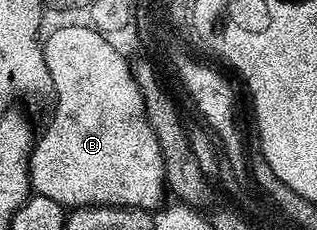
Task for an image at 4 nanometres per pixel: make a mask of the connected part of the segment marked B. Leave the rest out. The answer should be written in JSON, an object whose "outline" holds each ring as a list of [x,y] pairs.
{"outline":[[[63,24],[55,28],[51,33],[46,33],[42,41],[43,57],[47,73],[51,76],[50,87],[55,88],[55,113],[47,124],[47,129],[38,133],[34,148],[31,149],[31,161],[29,162],[29,174],[31,175],[31,186],[36,196],[53,198],[53,202],[63,205],[64,209],[74,210],[76,208],[146,208],[155,210],[164,203],[165,181],[163,178],[163,159],[161,158],[161,146],[157,142],[157,134],[153,134],[153,126],[149,126],[149,118],[145,114],[143,96],[135,81],[135,73],[132,65],[127,65],[127,60],[110,44],[108,37],[95,28],[83,24]]]}

